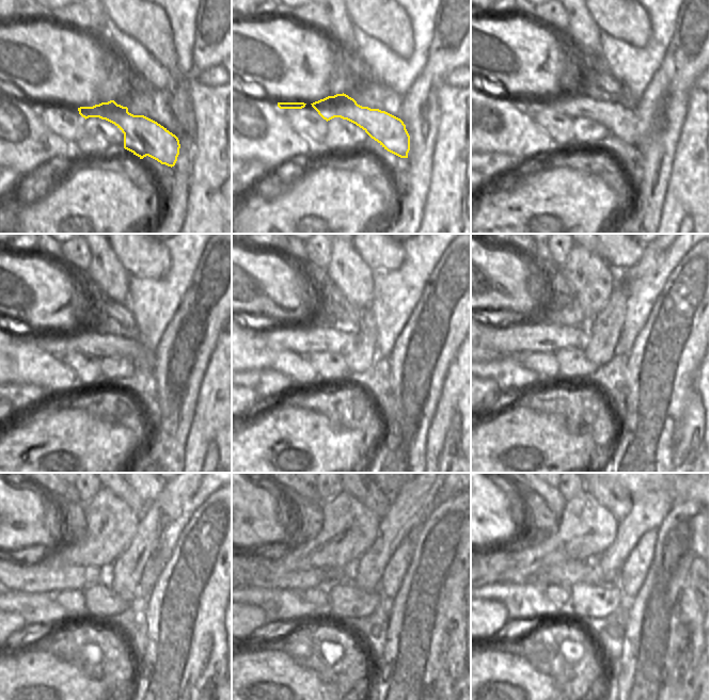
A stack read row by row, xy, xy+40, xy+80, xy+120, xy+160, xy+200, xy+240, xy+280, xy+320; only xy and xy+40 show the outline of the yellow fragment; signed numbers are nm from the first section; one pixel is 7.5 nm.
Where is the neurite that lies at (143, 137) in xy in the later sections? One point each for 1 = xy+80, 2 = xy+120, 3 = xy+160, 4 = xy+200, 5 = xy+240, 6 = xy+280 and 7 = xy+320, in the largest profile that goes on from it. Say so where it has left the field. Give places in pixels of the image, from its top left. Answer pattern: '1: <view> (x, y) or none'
1: xy+80 (622, 123)
2: xy+120 (84, 338)
3: xy+160 (302, 337)
4: xy+200 (536, 334)
5: xy+240 (51, 572)
6: xy+280 (288, 567)
7: xy+320 (522, 563)

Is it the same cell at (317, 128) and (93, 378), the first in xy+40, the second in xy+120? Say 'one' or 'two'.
one

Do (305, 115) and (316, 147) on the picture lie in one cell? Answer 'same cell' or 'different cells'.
same cell

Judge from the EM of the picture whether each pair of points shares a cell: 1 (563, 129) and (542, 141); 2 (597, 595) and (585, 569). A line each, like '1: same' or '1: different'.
1: different
2: different

